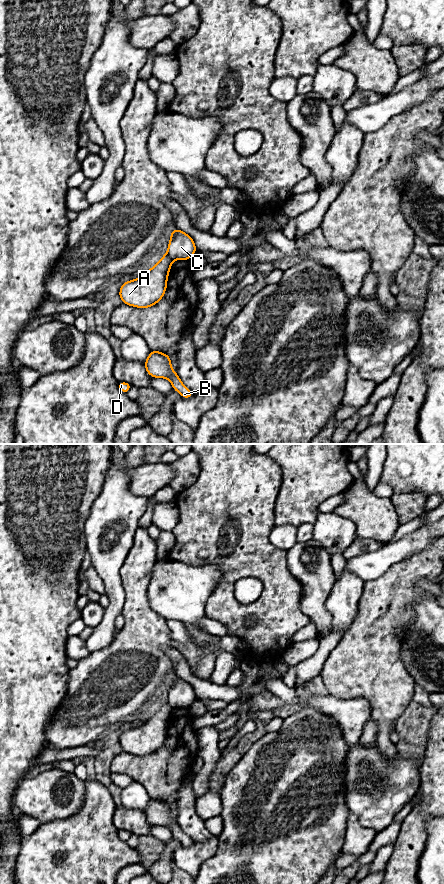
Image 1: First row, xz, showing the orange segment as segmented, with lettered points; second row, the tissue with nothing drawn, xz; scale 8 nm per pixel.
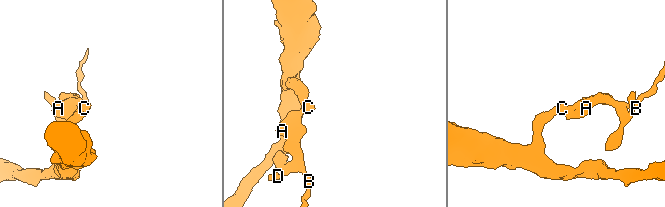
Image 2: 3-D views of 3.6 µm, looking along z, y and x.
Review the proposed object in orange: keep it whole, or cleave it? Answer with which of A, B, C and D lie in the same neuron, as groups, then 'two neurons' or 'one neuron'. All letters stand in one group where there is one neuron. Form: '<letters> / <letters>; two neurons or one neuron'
A B D / C; two neurons

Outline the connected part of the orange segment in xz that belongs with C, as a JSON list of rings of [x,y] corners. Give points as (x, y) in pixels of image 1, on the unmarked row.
[[[177,676],[170,681],[170,684],[171,687],[168,692],[167,703],[172,708],[190,708],[197,699],[193,687]]]

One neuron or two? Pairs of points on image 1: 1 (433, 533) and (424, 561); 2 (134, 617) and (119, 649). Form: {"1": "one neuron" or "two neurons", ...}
{"1": "two neurons", "2": "one neuron"}

